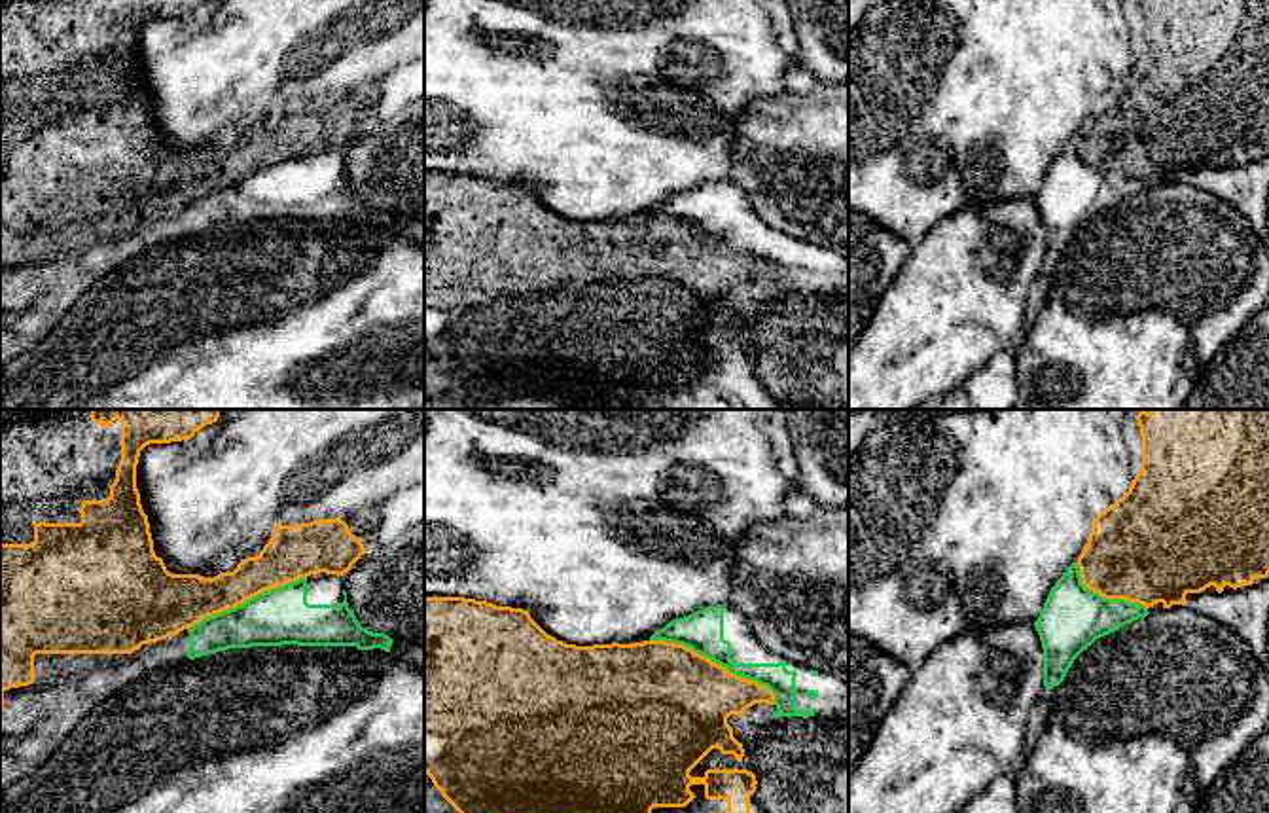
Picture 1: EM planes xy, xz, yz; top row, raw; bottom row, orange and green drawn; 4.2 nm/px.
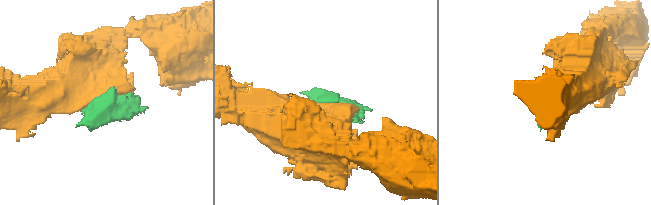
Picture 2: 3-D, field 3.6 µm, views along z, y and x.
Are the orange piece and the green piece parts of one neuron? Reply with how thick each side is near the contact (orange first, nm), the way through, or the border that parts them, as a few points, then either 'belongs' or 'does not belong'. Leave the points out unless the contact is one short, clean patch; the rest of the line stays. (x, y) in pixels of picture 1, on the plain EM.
480 nm thick on the orange side, 180 nm on the other; does not belong

